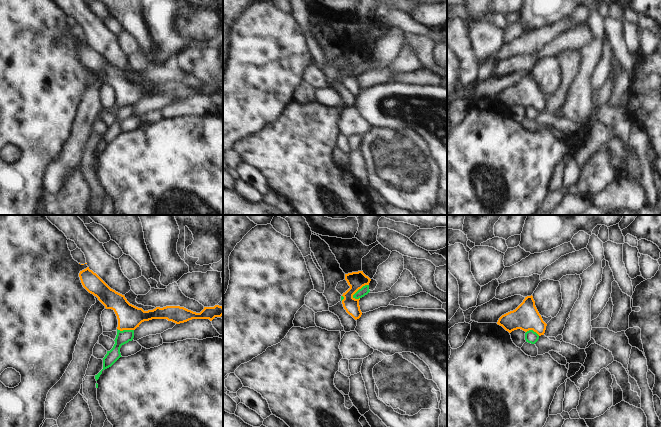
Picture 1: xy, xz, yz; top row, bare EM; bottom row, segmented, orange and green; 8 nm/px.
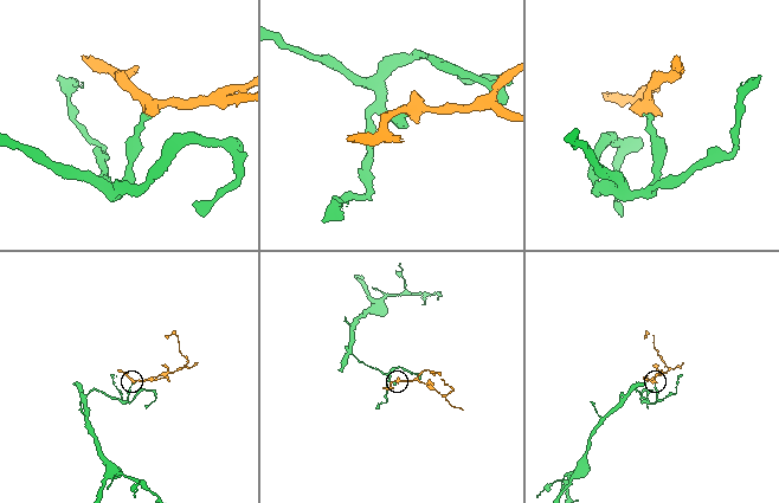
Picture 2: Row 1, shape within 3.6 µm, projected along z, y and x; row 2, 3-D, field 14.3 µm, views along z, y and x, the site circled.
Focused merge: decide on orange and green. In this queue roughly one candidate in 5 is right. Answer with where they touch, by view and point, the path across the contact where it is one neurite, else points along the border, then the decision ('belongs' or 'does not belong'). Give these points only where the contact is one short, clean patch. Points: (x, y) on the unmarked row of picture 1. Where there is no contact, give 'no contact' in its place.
xz (359, 64) | along xz (368, 60), (361, 63), (352, 73) | does not belong

